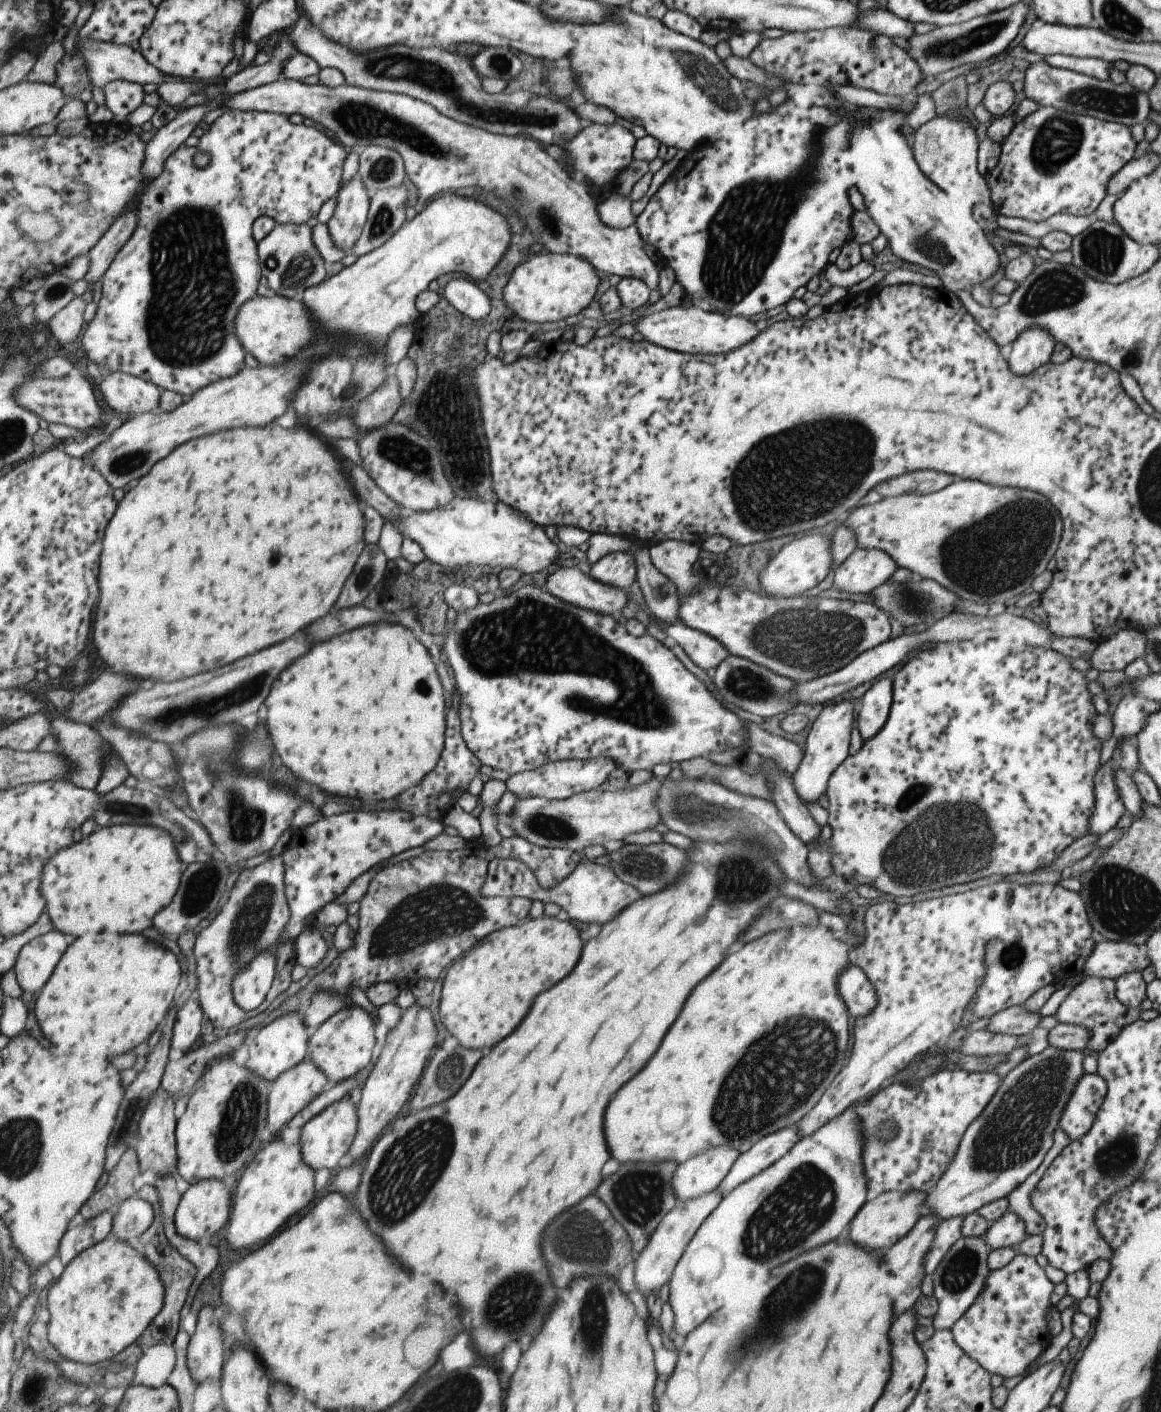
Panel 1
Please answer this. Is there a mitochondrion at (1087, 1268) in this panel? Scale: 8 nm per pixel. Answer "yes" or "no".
no

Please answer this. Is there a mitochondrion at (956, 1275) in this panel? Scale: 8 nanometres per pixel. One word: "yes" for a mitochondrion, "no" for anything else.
yes

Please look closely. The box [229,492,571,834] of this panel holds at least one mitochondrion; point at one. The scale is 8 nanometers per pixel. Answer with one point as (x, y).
(366, 575)

